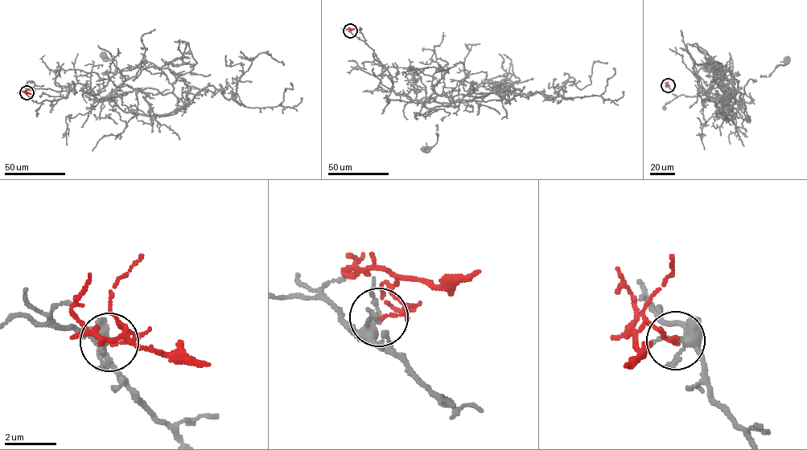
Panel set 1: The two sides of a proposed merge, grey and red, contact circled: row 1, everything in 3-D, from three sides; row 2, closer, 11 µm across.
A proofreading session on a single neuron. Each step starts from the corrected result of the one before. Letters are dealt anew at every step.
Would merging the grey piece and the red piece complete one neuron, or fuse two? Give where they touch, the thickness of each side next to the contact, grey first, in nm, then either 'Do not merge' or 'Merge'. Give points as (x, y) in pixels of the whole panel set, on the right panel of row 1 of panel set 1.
Place: (668, 85). Thickness 280 nm (grey) against 120 nm. Do not merge

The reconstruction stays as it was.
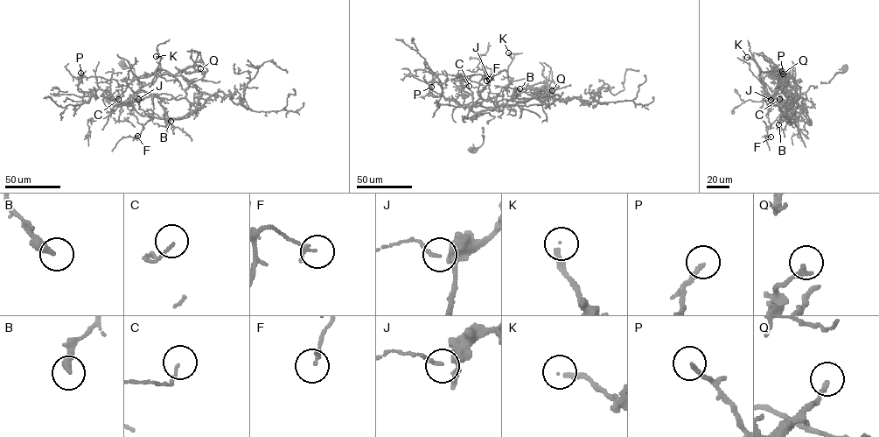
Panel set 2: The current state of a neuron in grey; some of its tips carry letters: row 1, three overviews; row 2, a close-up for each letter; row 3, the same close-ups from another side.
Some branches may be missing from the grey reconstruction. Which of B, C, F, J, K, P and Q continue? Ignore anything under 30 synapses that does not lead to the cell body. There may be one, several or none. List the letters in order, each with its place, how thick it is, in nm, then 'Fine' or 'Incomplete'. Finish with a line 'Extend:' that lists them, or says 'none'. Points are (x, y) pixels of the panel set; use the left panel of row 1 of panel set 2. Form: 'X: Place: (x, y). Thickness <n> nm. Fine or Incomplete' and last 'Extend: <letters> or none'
B: Place: (170, 121). Thickness 280 nm. Fine
C: Place: (118, 99). Thickness 100 nm. Fine
F: Place: (137, 136). Thickness 200 nm. Fine
J: Place: (138, 99). Thickness 150 nm. Fine
K: Place: (156, 56). Thickness 200 nm. Fine
P: Place: (80, 73). Thickness 190 nm. Fine
Q: Place: (200, 68). Thickness 200 nm. Fine
Extend: none

